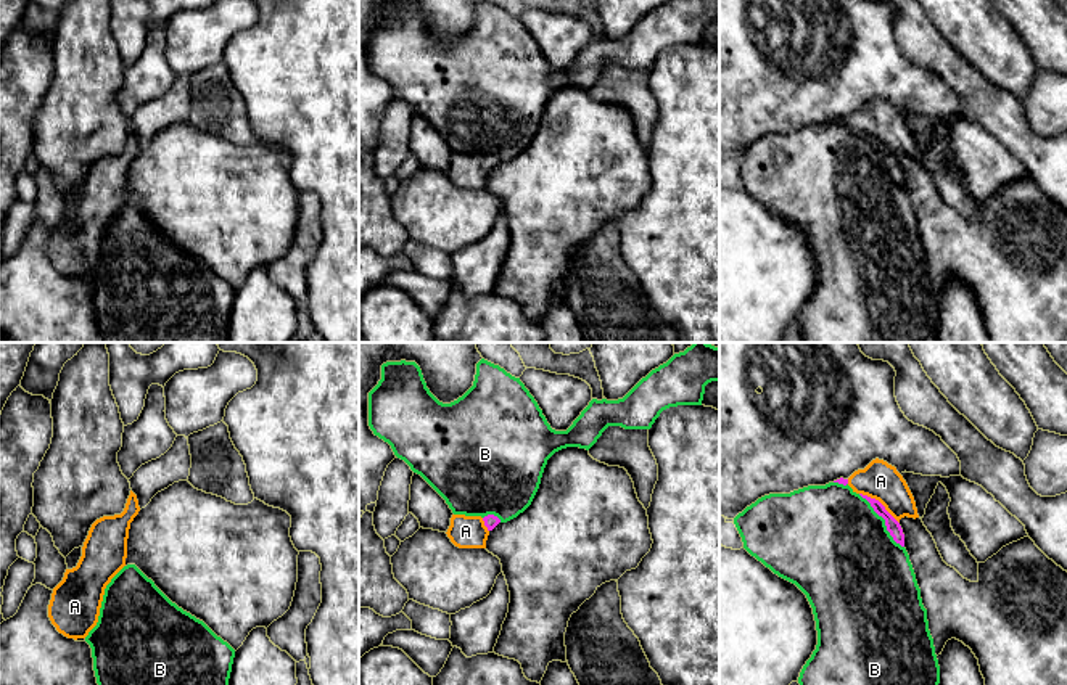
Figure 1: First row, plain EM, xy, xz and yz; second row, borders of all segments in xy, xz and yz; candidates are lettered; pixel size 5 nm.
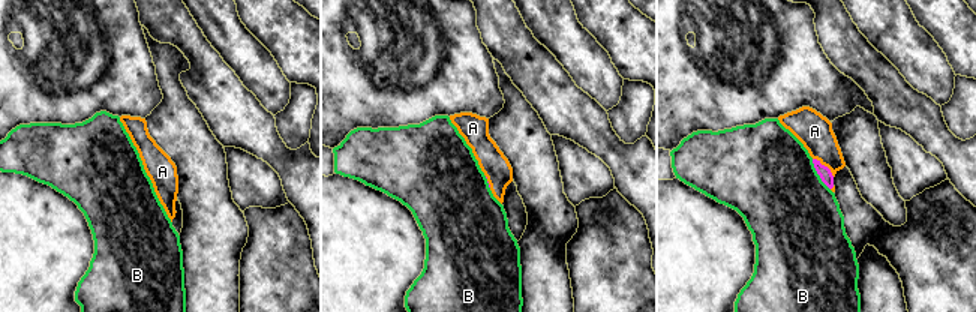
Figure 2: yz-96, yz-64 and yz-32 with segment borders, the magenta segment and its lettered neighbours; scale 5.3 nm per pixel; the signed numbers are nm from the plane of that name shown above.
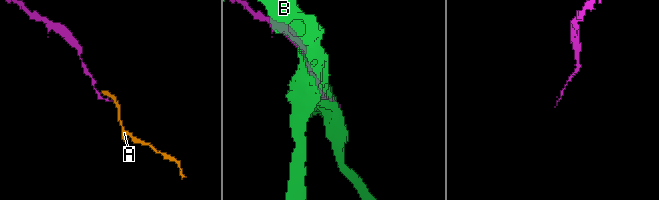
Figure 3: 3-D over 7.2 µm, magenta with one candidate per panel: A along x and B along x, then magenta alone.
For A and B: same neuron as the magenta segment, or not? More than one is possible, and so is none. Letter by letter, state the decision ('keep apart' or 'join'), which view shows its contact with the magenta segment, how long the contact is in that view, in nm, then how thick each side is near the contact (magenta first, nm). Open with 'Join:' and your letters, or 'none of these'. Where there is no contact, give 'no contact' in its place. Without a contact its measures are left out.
Join: A
A: join; contact in yz; length 260 nm; calibres 70 and 190 nm
B: keep apart; contact in yz; length 360 nm; calibres 70 and 480 nm

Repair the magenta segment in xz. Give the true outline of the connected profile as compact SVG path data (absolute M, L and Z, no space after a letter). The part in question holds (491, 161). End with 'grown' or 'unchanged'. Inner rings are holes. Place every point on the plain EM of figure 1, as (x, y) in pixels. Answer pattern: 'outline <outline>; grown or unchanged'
outline M452 154L447 177L459 188L486 188L489 172L501 162L494 154L465 156Z; grown

